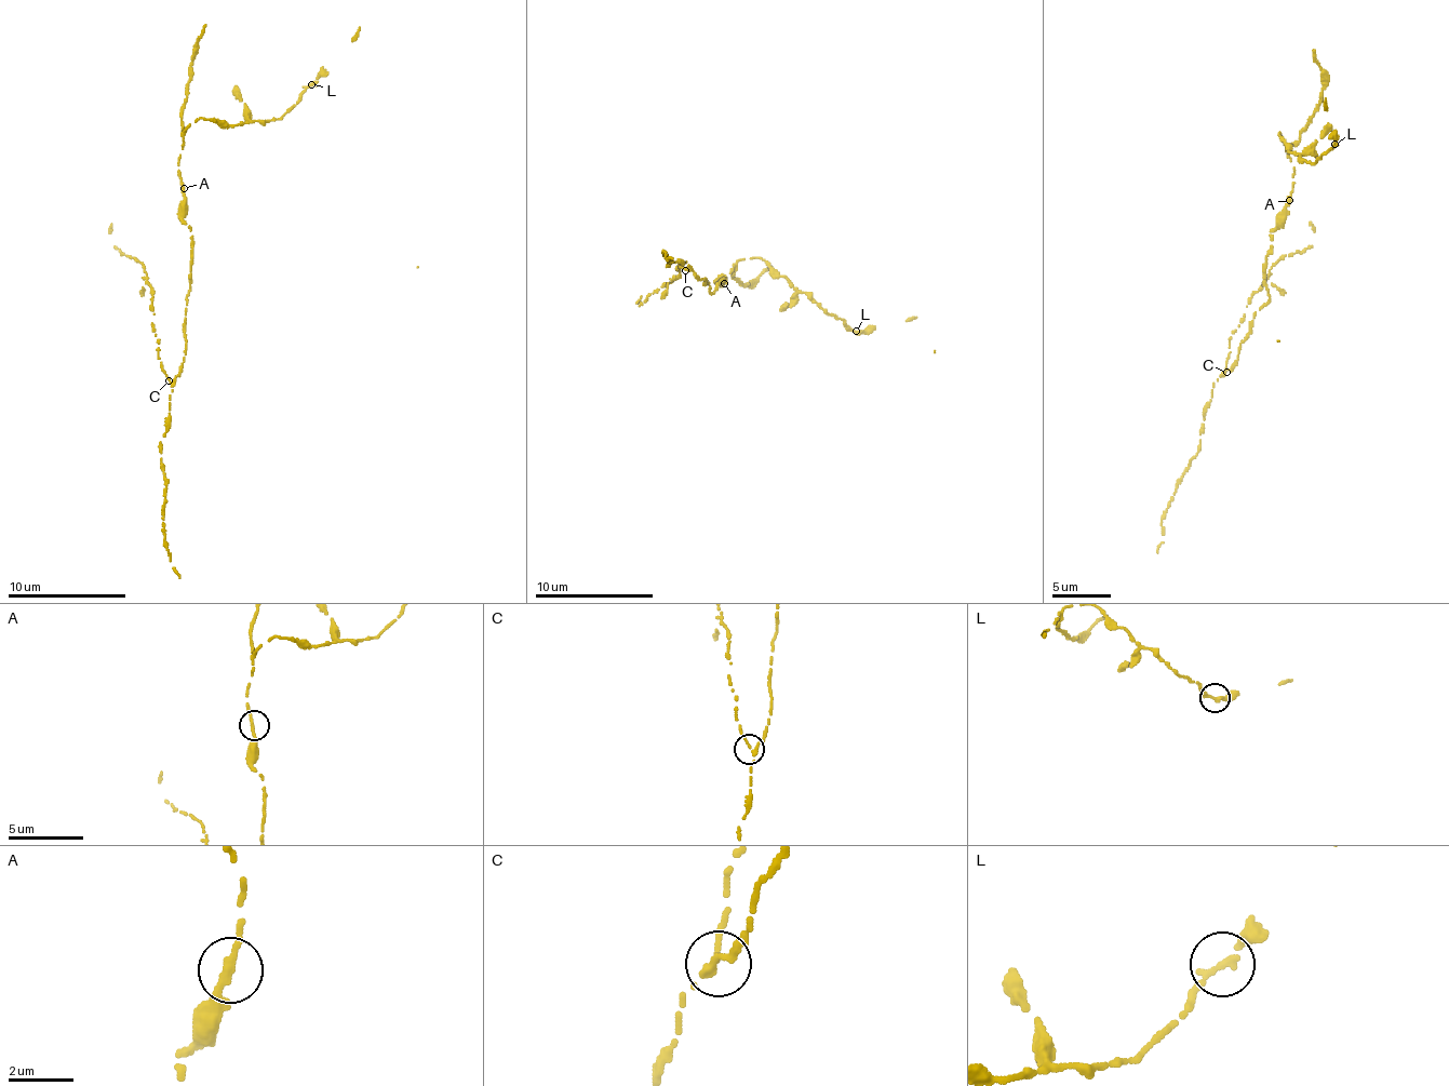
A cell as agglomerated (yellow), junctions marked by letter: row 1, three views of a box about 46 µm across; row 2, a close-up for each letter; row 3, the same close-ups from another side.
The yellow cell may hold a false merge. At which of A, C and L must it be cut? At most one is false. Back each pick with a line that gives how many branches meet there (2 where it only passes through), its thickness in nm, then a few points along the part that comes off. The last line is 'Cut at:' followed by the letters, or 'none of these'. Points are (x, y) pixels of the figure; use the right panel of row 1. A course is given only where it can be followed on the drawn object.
Cut at: none of these

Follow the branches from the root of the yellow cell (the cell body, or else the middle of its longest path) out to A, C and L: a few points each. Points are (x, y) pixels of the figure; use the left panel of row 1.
A: (182, 216), (184, 188)
C: (182, 216), (192, 236), (191, 277), (185, 300), (187, 342), (182, 367), (169, 380)
L: (182, 216), (179, 156), (186, 128), (200, 117), (232, 125), (253, 120), (279, 119), (311, 84)

